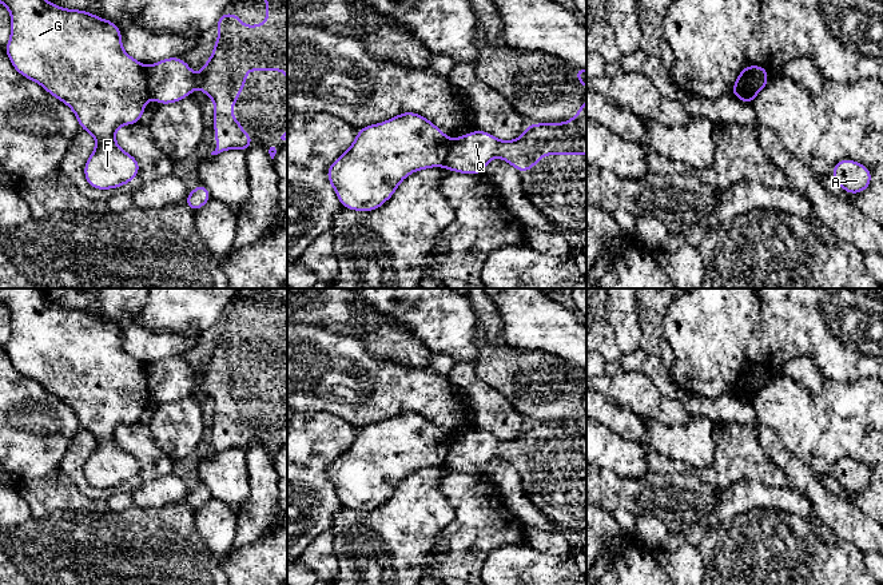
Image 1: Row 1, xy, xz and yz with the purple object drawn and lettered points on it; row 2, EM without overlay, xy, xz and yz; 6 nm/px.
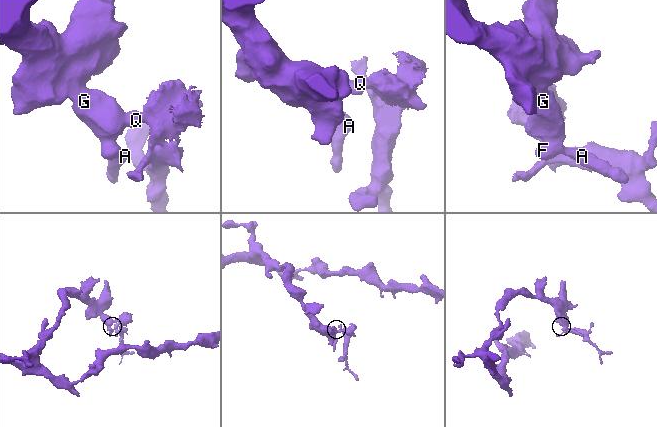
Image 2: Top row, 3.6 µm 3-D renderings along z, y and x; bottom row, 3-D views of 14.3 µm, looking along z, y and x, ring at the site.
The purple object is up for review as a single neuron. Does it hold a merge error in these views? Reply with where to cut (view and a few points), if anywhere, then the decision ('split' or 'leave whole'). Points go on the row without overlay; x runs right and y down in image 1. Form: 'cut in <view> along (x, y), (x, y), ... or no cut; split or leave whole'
cut in xy along (144, 366), (148, 393), (151, 396); split

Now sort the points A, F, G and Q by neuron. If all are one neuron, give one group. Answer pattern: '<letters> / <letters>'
A F G / Q

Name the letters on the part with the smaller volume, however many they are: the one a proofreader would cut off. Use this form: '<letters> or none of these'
Q

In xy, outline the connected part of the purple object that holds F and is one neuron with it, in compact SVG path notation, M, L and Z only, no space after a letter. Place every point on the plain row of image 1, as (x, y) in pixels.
M0 288L0 302L11 313L11 338L4 349L13 367L65 402L76 414L81 429L90 431L96 439L96 446L84 465L87 482L96 489L128 483L139 473L139 462L118 445L115 433L120 425L139 422L151 395L146 365L126 353L119 326L87 310L57 306L47 301L40 288Z

